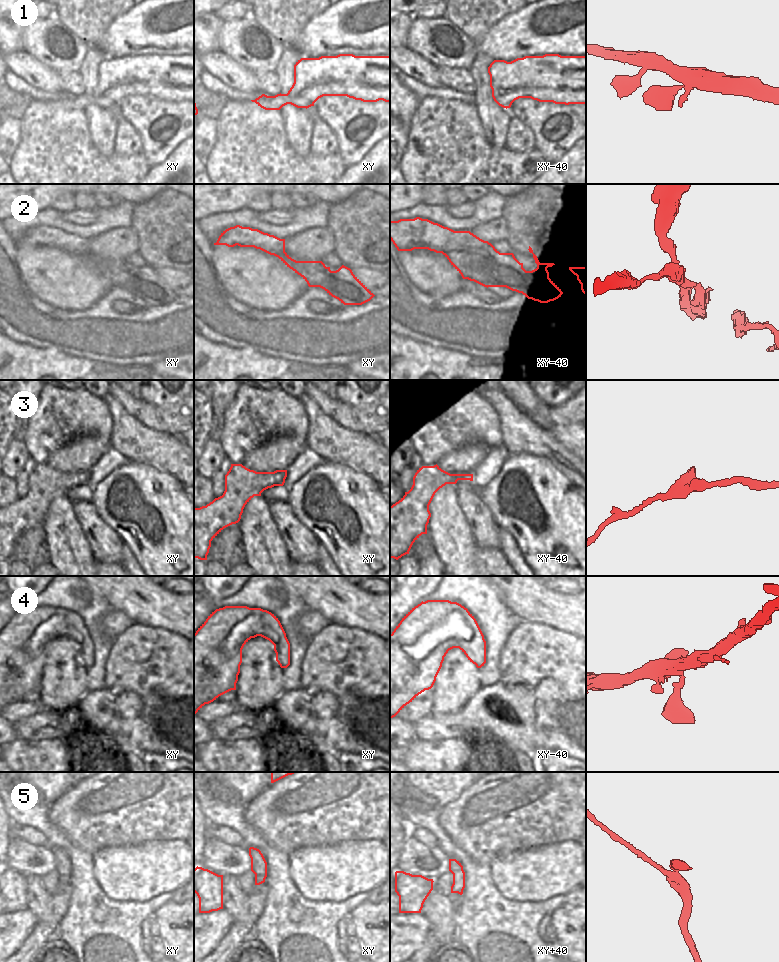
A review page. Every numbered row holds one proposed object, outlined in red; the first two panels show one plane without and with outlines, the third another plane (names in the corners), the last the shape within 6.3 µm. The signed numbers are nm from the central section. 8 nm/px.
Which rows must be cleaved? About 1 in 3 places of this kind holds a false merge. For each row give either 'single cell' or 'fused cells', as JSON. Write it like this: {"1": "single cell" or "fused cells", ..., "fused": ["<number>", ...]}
{"1": "single cell", "2": "single cell", "3": "single cell", "4": "single cell", "5": "single cell", "fused": []}

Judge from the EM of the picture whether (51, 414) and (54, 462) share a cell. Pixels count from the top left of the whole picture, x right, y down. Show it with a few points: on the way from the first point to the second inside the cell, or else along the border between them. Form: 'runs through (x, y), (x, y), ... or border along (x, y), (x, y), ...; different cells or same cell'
border along (73, 439), (59, 447), (44, 463); different cells

